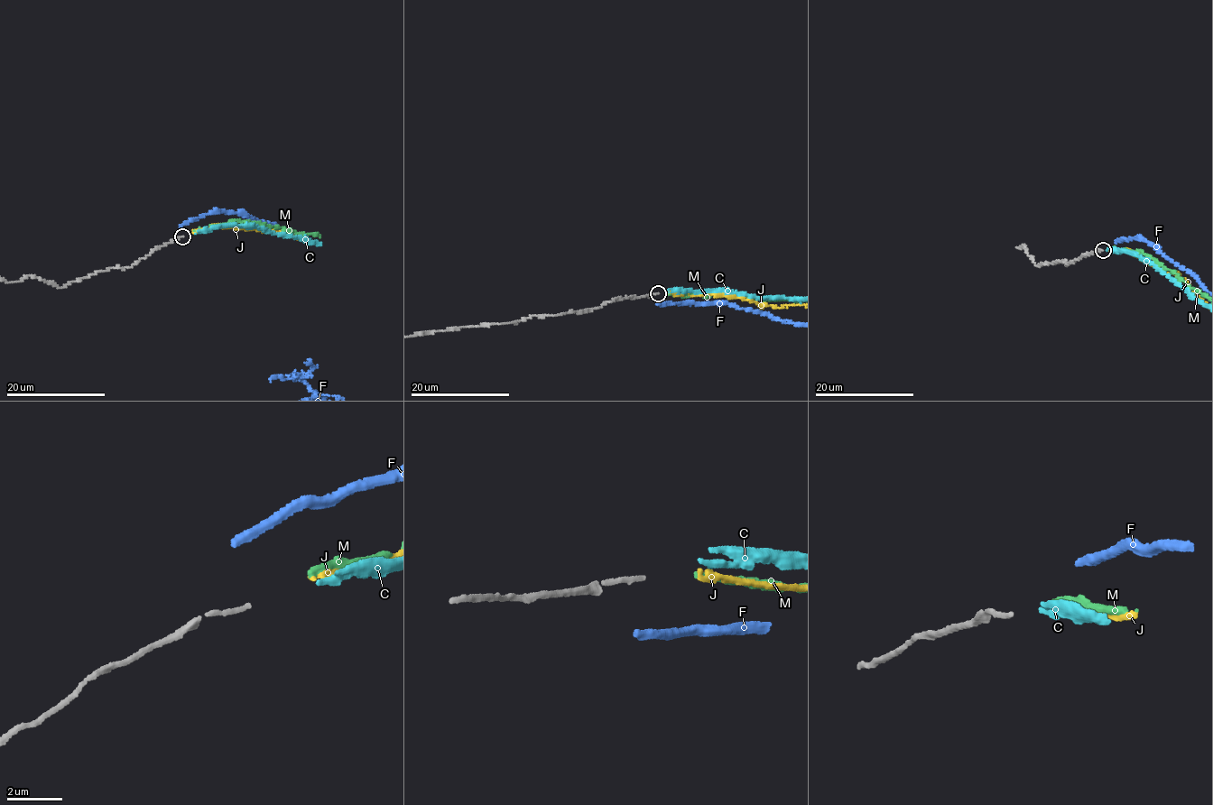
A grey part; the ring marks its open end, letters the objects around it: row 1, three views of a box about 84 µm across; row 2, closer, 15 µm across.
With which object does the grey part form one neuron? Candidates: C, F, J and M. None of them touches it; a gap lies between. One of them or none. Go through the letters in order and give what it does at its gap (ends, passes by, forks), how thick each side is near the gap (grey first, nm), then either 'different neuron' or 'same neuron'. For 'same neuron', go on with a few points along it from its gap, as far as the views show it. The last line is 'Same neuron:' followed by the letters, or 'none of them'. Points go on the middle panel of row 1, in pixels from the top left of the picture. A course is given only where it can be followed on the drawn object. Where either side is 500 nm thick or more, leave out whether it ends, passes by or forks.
C: it ends there; 150 nm thick on the grey side, 240 nm on the other; different neuron
F: it ends there; 150 nm thick on the grey side, 320 nm on the other; different neuron
J: it ends there; 150 nm thick on the grey side, 220 nm on the other; same neuron
M: it ends there; 150 nm thick on the grey side, 240 nm on the other; different neuron
Same neuron: J

